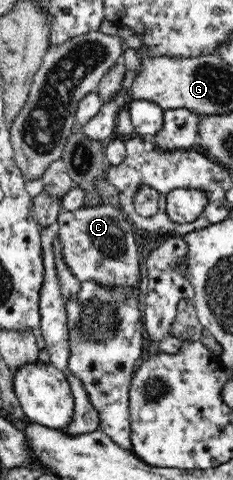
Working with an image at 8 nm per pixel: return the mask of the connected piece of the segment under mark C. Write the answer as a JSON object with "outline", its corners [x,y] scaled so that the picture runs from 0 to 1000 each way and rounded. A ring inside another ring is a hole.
{"outline":[[[433,425],[352,431],[330,440],[266,435],[249,444],[249,504],[266,513],[266,538],[326,581],[391,581],[429,594],[558,598],[597,594],[601,523],[575,494],[584,475],[506,433]]]}

